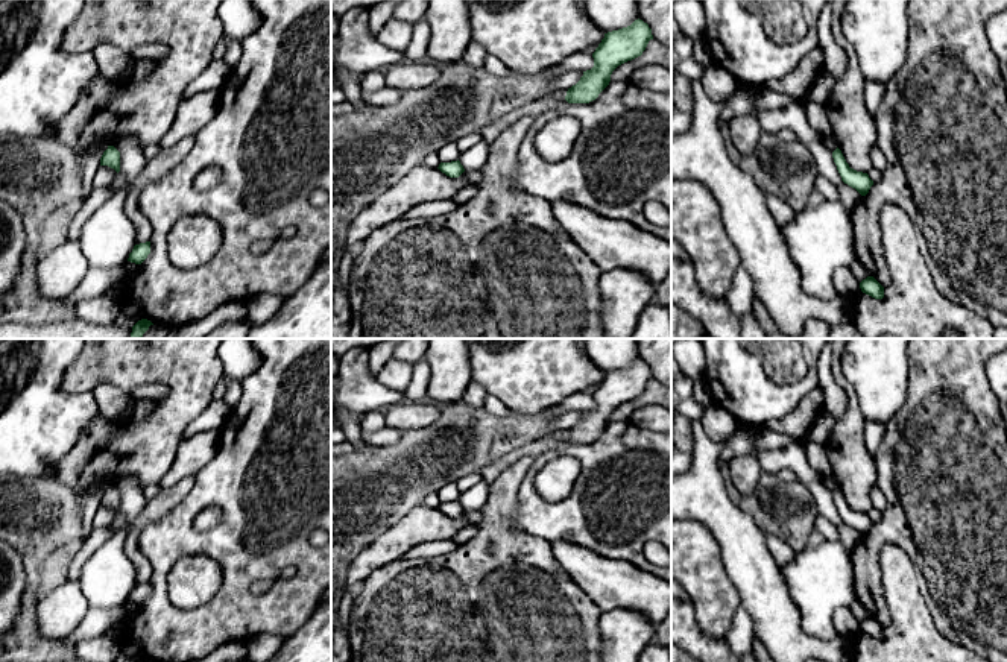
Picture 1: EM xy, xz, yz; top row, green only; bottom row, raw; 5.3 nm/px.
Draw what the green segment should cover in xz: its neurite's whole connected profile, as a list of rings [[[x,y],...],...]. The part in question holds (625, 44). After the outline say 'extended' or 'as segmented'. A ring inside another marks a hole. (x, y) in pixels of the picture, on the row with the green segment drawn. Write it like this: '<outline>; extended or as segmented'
[[[642,20],[630,26],[605,33],[605,38],[592,53],[594,67],[583,71],[580,80],[568,88],[568,103],[589,103],[609,85],[612,71],[642,55],[649,41],[653,39],[652,29]]]; as segmented

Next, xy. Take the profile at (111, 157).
[[[108,146],[100,158],[100,166],[108,166],[117,173],[120,172],[120,152],[114,146]]]; as segmented

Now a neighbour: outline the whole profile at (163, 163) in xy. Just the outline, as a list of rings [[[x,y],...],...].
[[[185,137],[173,146],[161,149],[158,155],[147,159],[137,179],[128,188],[123,210],[135,228],[137,244],[150,241],[153,232],[150,222],[141,214],[138,206],[141,191],[149,184],[170,173],[190,153],[193,146],[194,137]]]

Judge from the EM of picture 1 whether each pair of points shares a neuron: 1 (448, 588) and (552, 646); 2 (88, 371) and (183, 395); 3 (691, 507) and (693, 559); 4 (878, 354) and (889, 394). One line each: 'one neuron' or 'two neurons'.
1: one neuron
2: one neuron
3: two neurons
4: one neuron

